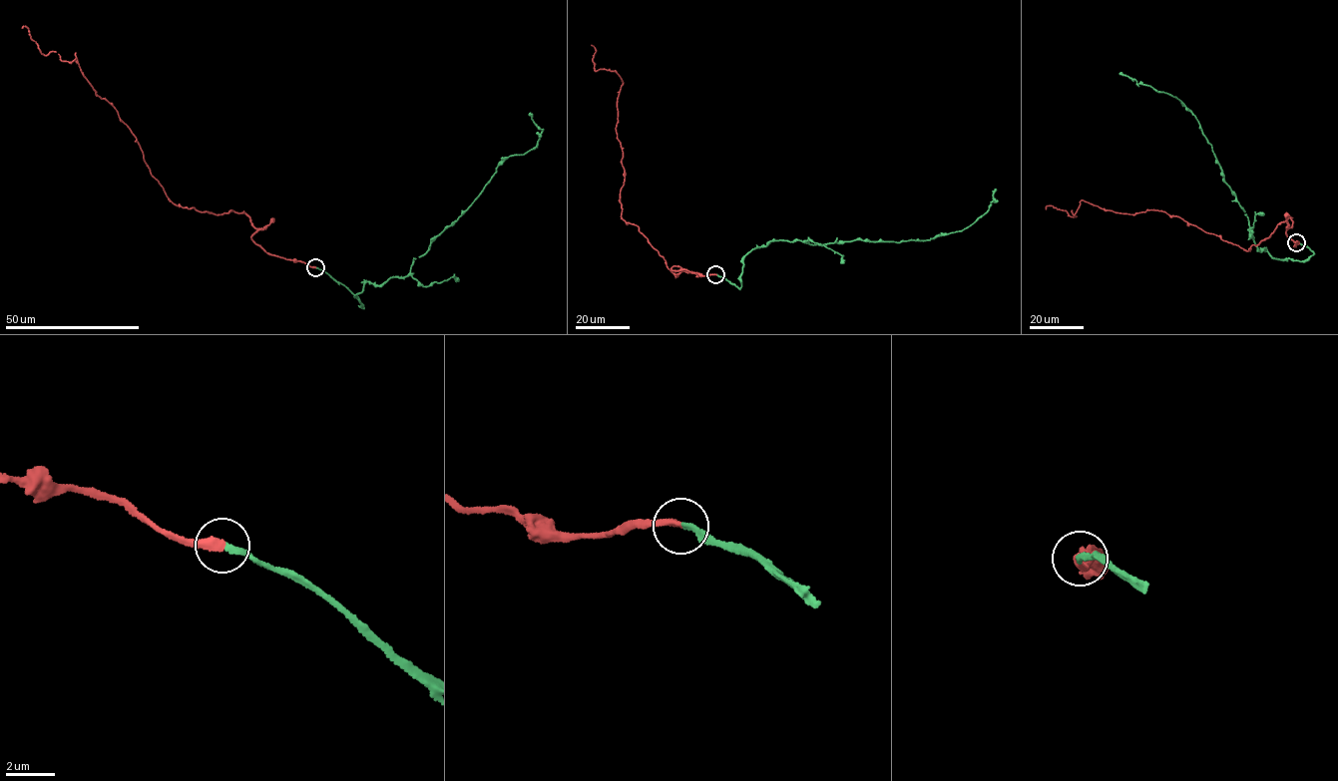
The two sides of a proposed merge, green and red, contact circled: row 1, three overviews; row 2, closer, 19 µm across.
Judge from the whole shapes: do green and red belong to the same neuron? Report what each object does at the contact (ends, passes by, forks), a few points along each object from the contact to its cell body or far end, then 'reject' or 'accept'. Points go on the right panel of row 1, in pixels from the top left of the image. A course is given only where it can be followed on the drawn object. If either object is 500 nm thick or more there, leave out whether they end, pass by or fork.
green ends; red ends; course green (1295, 242), (1313, 254), (1293, 261), (1273, 257), (1264, 247), (1259, 250), (1198, 120), (1175, 96), (1118, 73); course red (1295, 242), (1289, 217), (1248, 251), (1162, 210), (1119, 213), (1081, 200), (1076, 216), (1046, 209); accept

